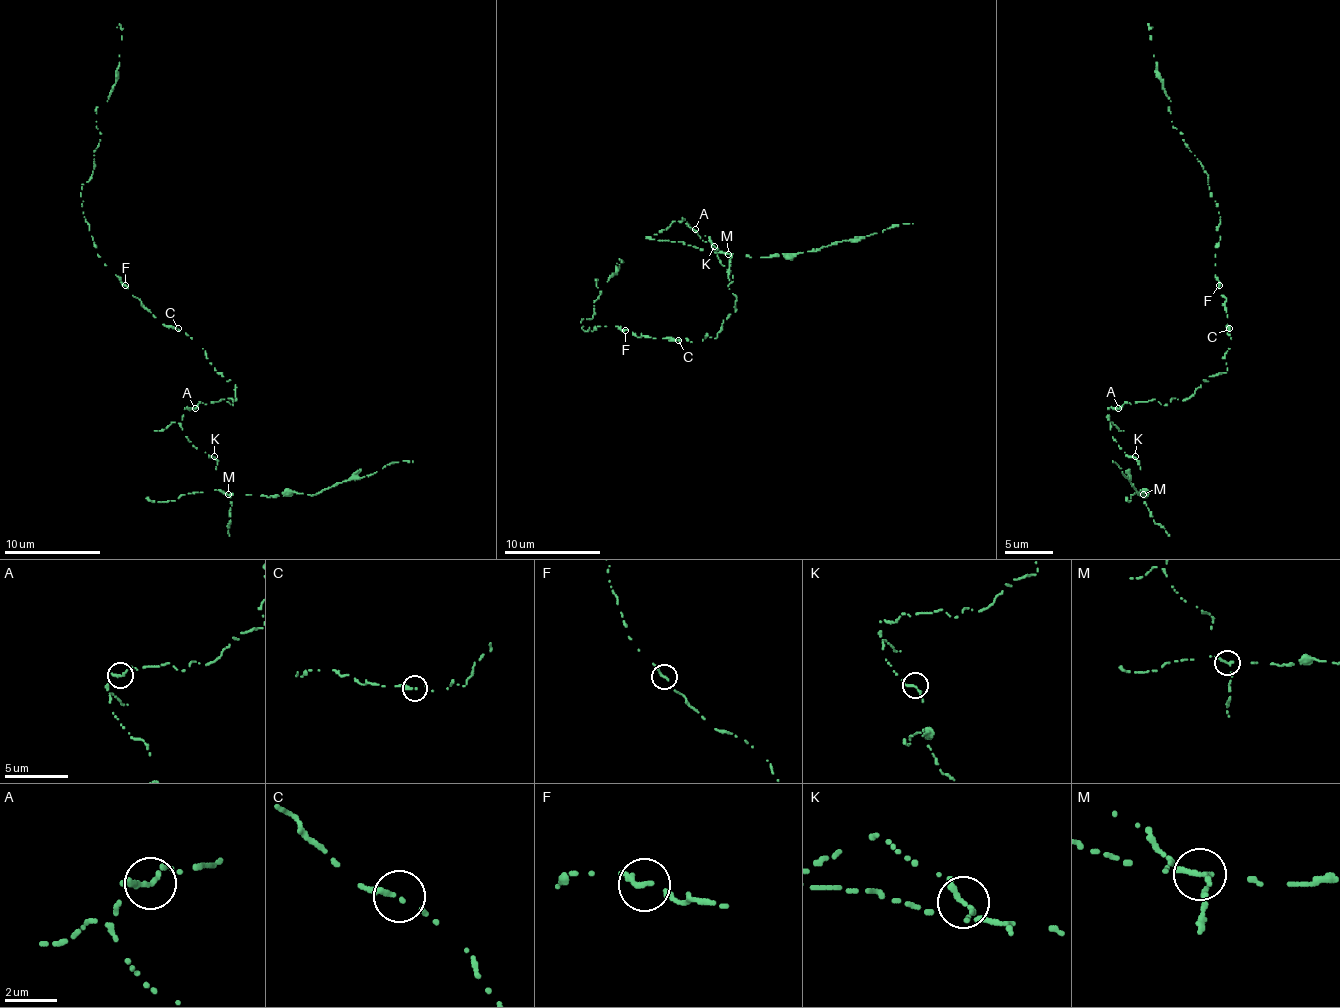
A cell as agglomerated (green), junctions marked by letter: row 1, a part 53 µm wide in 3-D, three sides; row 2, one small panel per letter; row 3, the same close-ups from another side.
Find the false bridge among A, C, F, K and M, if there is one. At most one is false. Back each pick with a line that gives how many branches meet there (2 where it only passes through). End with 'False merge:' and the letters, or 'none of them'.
M: 1
False merge: M

